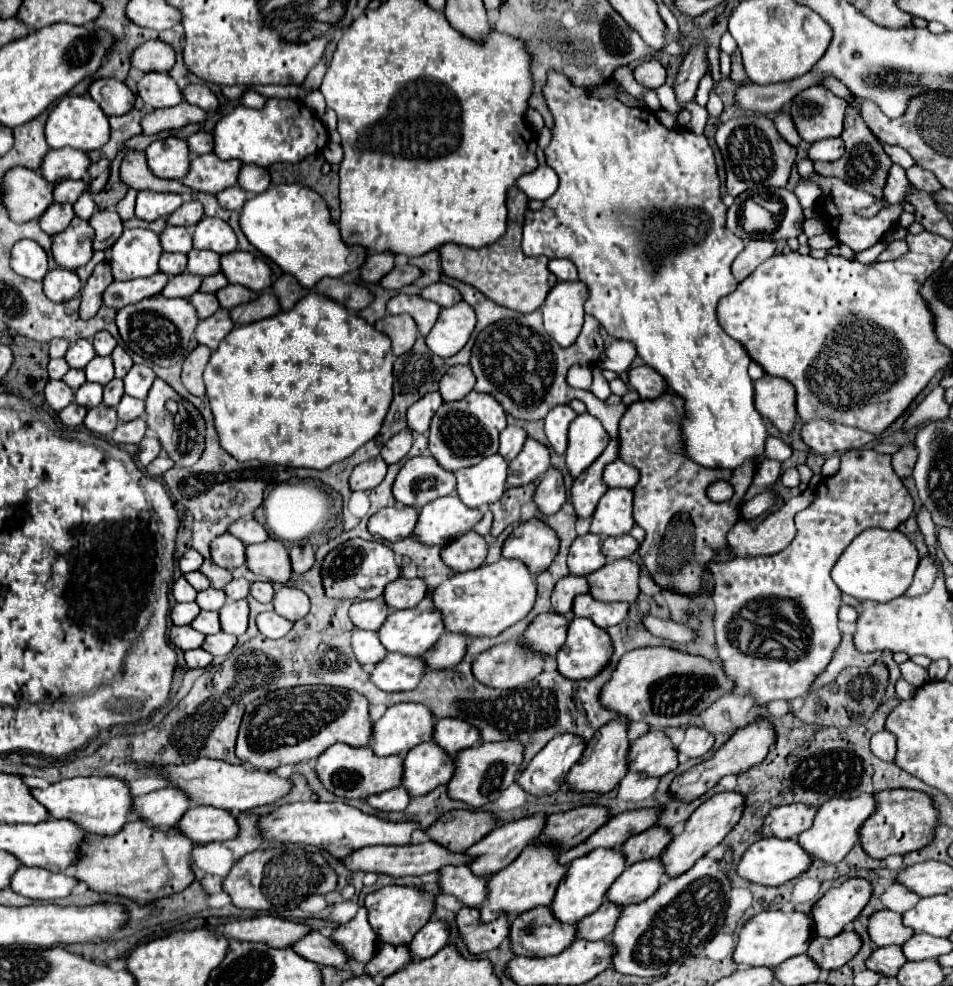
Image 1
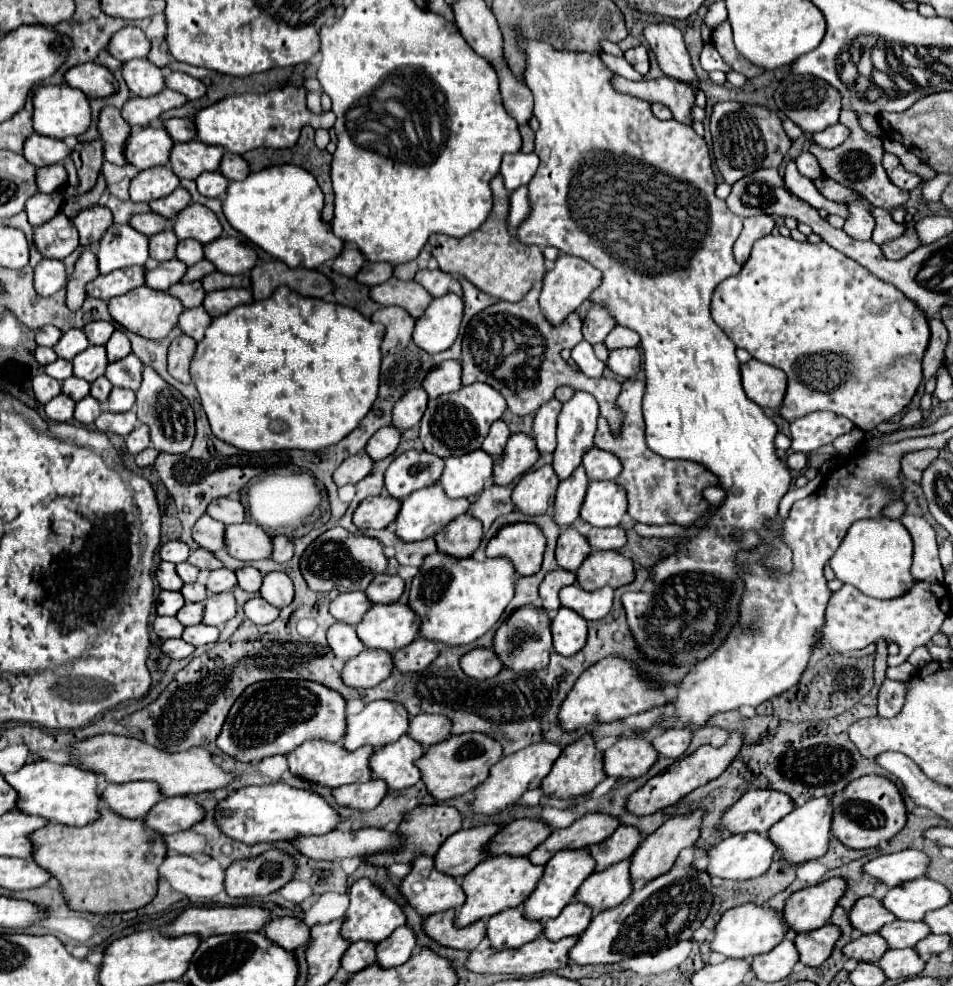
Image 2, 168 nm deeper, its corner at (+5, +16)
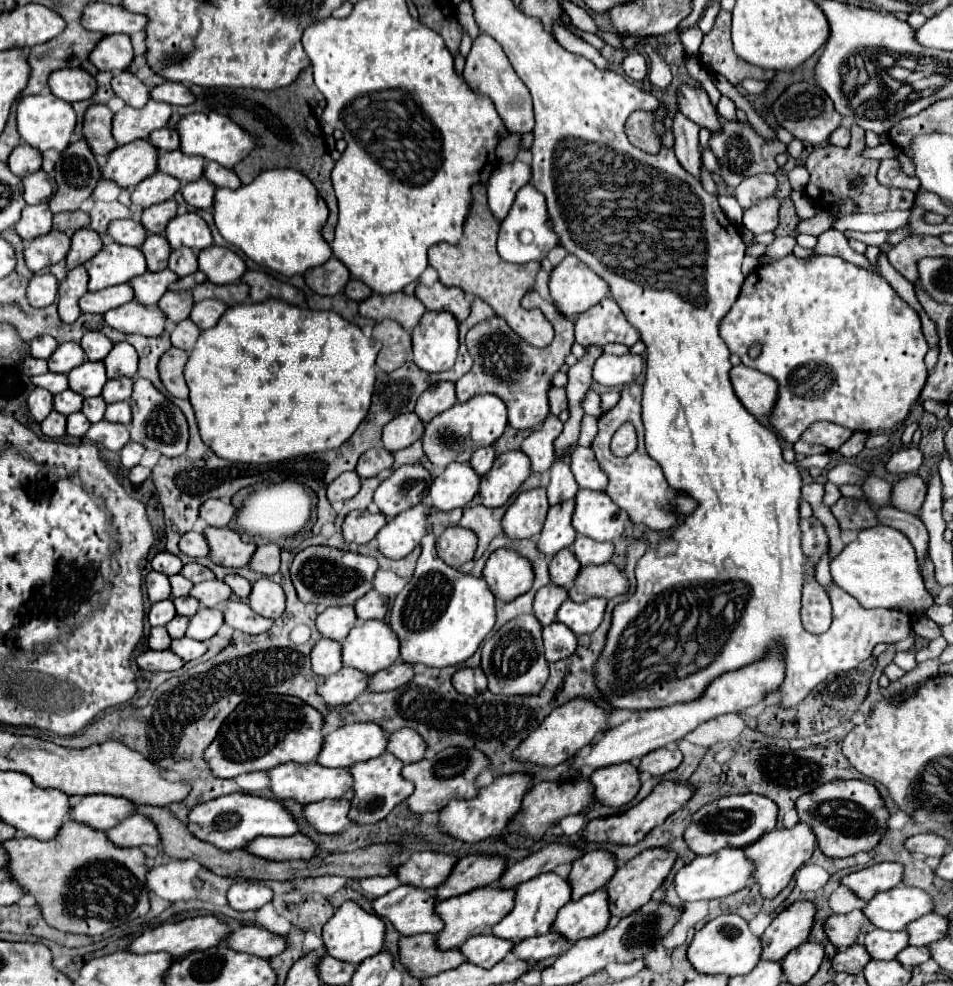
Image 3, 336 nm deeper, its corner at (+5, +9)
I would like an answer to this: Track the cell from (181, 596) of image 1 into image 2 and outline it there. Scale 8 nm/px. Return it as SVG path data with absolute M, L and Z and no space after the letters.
M161 562L155 576L157 576L157 582L163 590L181 590L181 586L183 586L183 580L175 572L175 564Z

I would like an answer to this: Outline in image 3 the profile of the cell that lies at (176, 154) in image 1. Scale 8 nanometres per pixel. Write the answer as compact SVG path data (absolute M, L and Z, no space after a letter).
M147 139L115 147L103 165L103 179L115 181L119 187L135 187L157 171L157 149Z

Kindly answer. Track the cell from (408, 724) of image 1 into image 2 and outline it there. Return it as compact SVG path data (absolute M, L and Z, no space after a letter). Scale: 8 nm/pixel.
M377 700L369 702L359 714L353 714L347 718L347 734L343 746L347 750L355 750L359 746L373 746L373 748L383 748L389 742L399 740L403 734L409 730L409 712L401 702L395 700Z

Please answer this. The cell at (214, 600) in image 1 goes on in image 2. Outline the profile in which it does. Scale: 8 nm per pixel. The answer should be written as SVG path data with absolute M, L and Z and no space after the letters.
M193 582L193 584L185 584L181 588L181 594L187 602L205 602L207 598L207 592L205 592L205 586L199 584L199 582Z

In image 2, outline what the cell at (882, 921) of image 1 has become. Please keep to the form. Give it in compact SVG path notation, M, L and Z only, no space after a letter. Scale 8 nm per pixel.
M863 896L851 908L849 920L853 928L859 930L861 934L873 934L879 932L885 924L893 922L895 916L881 904L881 900L873 896Z

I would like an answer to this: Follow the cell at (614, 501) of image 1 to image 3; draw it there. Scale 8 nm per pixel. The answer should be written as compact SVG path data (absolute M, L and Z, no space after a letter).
M579 489L575 495L573 527L595 541L613 541L625 531L629 517L603 491Z

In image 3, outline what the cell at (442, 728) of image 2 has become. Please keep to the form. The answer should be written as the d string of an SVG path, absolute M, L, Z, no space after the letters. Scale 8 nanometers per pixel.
M401 729L389 735L389 743L387 743L387 753L395 755L399 761L403 763L415 763L421 761L425 755L425 741L421 739L421 735L417 735L417 731L413 729Z

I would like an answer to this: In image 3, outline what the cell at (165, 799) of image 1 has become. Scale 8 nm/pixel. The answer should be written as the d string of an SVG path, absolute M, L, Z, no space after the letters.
M85 795L73 803L69 819L89 825L97 831L109 831L131 813L133 813L133 803L129 799L109 797L109 795Z

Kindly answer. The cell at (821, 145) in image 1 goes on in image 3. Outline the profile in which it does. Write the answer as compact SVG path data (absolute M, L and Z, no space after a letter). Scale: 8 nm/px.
M839 127L839 129L829 137L829 143L831 143L831 145L837 145L837 147L847 147L847 145L849 145L849 137L851 137L849 127Z

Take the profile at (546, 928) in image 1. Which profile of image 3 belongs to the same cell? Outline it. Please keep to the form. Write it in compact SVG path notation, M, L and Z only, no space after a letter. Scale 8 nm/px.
M491 933L475 935L473 939L465 941L459 947L467 963L475 963L483 969L491 969L493 965L503 961L505 955L511 953L511 949L513 949L513 943L509 943L507 939L497 939Z

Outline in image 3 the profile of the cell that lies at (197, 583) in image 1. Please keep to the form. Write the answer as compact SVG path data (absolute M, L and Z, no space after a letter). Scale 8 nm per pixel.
M173 575L169 577L169 583L171 583L171 599L177 599L177 597L185 597L189 595L193 583L189 579L185 579L183 575Z

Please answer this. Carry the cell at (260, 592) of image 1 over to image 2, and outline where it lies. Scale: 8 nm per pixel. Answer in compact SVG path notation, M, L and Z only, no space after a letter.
M245 566L245 568L235 570L235 574L237 574L237 582L239 582L239 586L241 586L243 590L247 590L247 592L259 592L263 574L261 574L257 568Z

